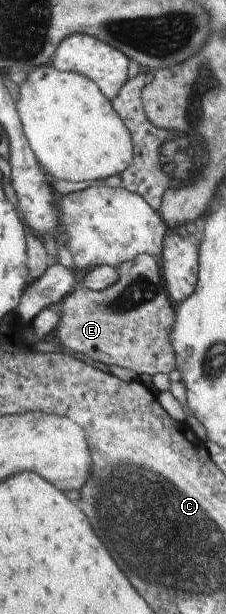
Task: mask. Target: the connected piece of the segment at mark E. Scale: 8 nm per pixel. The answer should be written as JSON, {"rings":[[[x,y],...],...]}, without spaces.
{"rings":[[[141,254],[117,270],[121,278],[111,288],[75,290],[63,299],[55,338],[73,354],[83,354],[109,367],[123,367],[149,376],[174,372],[178,363],[171,334],[178,312],[176,303],[169,300],[169,288],[157,258]]]}

